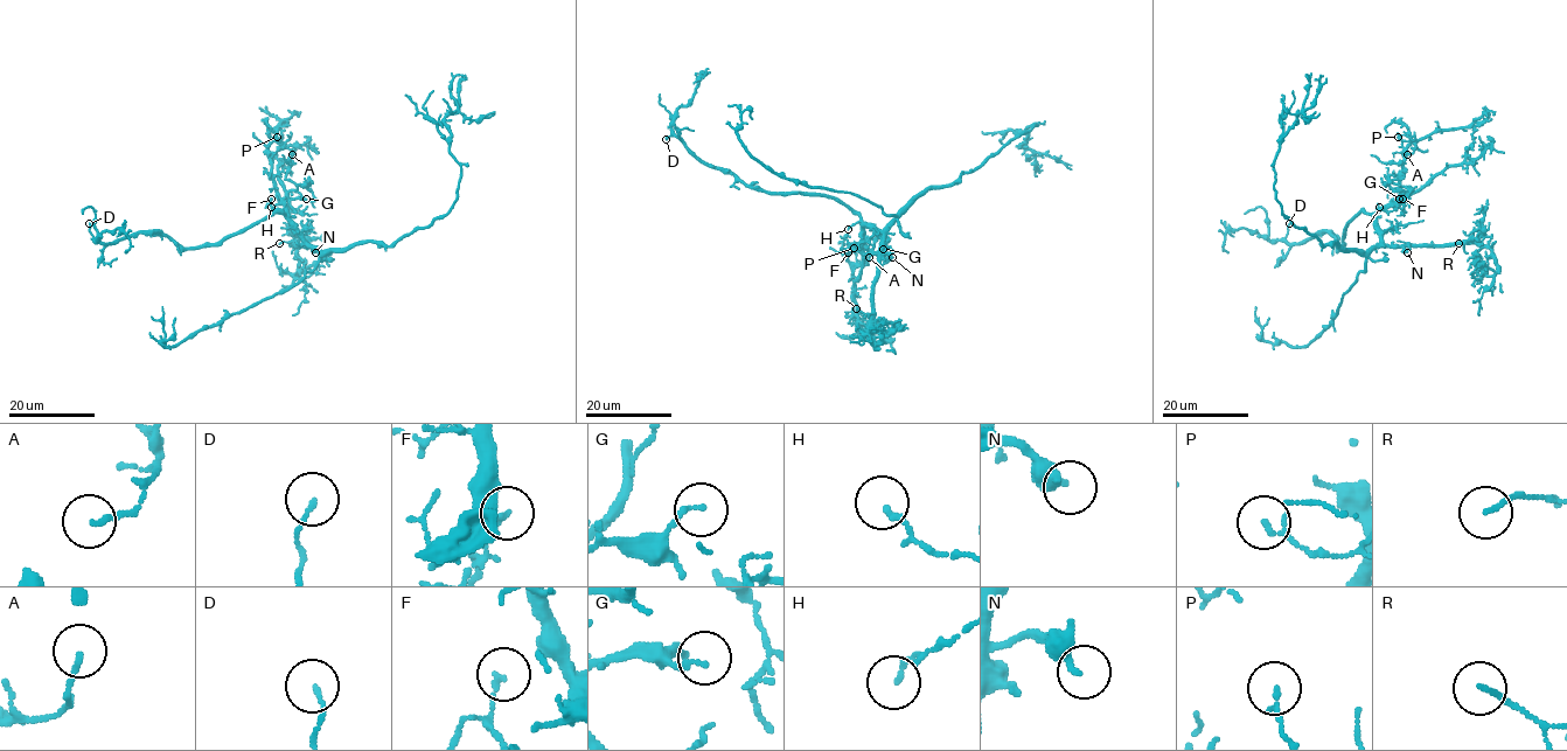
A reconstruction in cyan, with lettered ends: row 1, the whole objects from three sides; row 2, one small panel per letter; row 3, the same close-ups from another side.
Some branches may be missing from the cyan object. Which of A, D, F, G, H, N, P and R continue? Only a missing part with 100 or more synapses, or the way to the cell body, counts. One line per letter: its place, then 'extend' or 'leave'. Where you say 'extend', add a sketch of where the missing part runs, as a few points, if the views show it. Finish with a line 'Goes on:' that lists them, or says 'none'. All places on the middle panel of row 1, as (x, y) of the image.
A: at (869, 257); leave
D: at (666, 139); leave
F: at (848, 252); leave
G: at (883, 249); leave
H: at (848, 229); leave
N: at (892, 257); leave
P: at (854, 248); leave
R: at (856, 308); leave
Goes on: none

